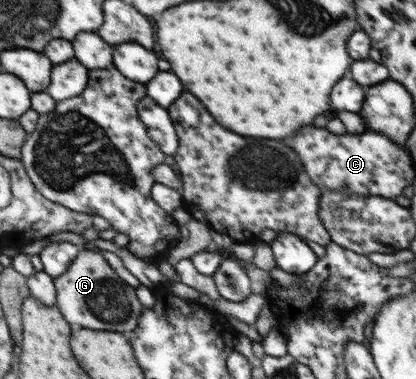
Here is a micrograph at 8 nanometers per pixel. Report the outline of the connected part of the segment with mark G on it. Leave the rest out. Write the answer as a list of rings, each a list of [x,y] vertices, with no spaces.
[[[86,247],[79,253],[65,273],[53,279],[57,290],[56,306],[63,318],[76,328],[91,330],[113,330],[129,333],[138,328],[143,308],[135,288],[125,283],[107,263],[107,260],[92,247]]]

